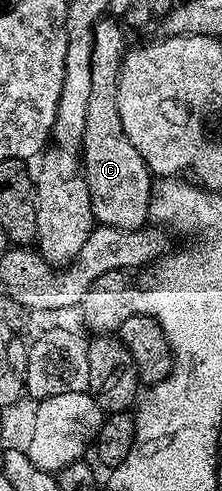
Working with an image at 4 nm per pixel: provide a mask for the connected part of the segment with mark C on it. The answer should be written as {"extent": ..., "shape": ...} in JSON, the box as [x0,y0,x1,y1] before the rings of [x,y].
{"extent":[80,16,152,230],"shape":[[[103,16],[94,28],[92,40],[92,92],[89,93],[88,110],[80,154],[86,165],[84,177],[92,200],[95,223],[121,230],[140,230],[150,218],[152,175],[146,161],[132,148],[132,140],[124,136],[116,92],[120,84],[122,59],[126,57],[128,43],[122,35],[123,27],[110,16]]]}

